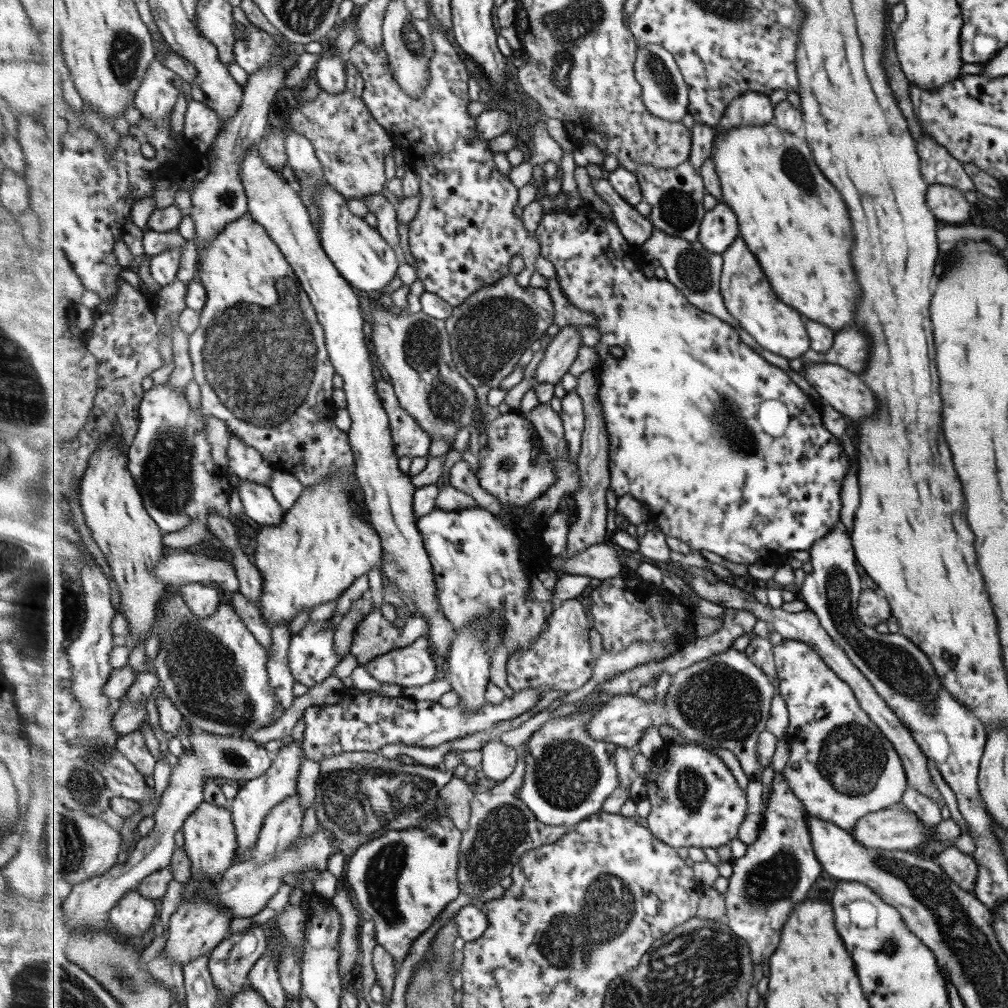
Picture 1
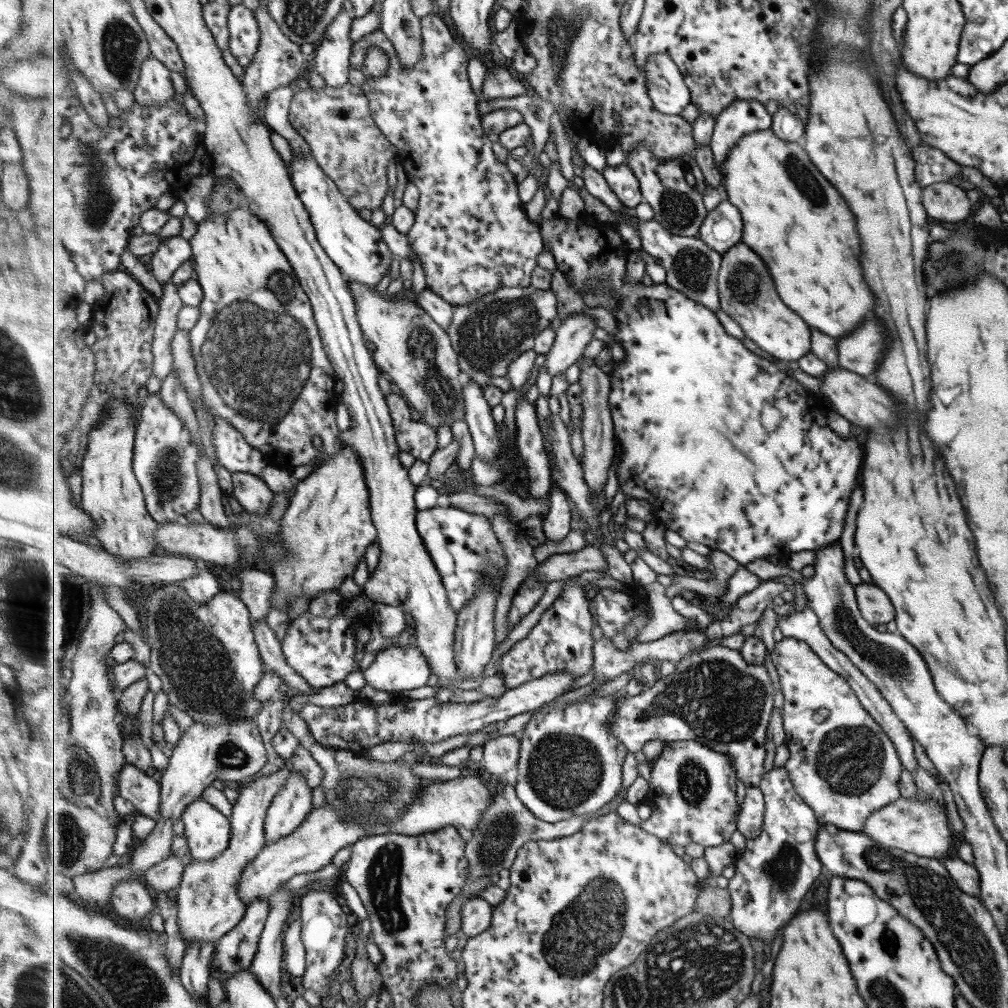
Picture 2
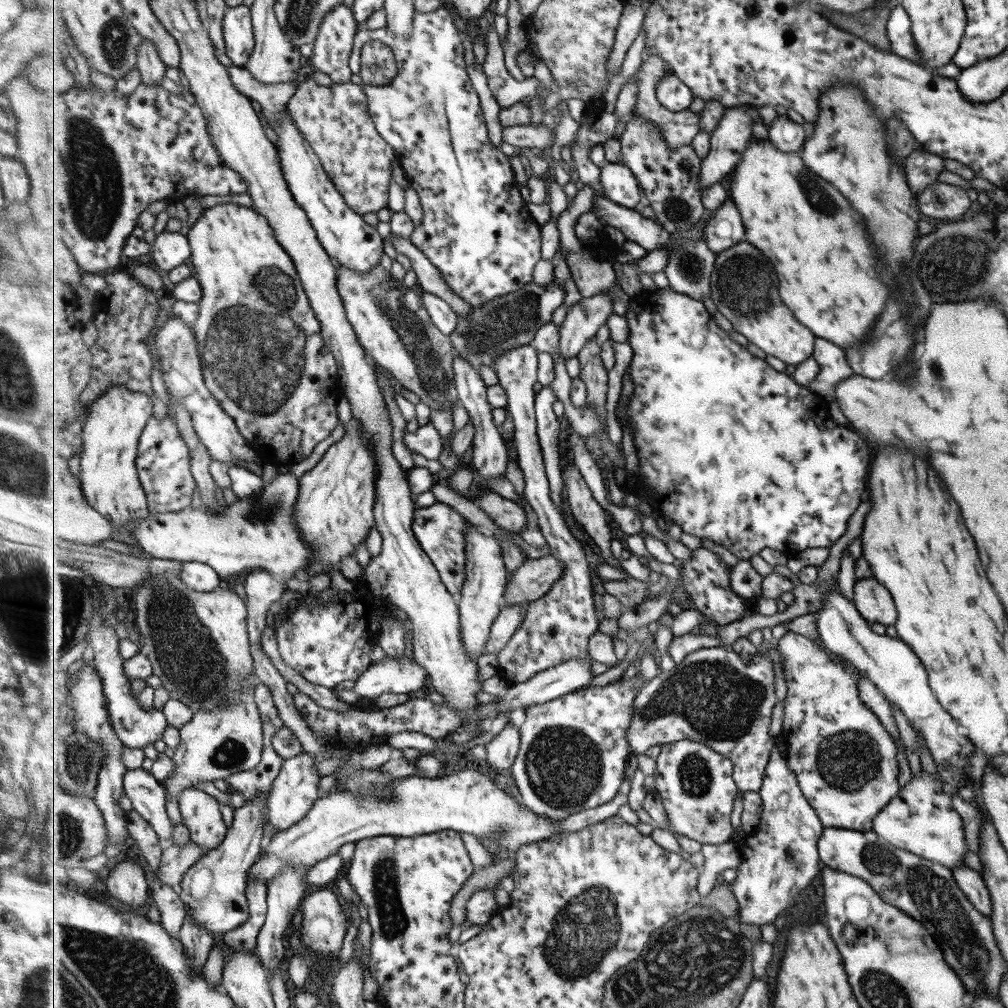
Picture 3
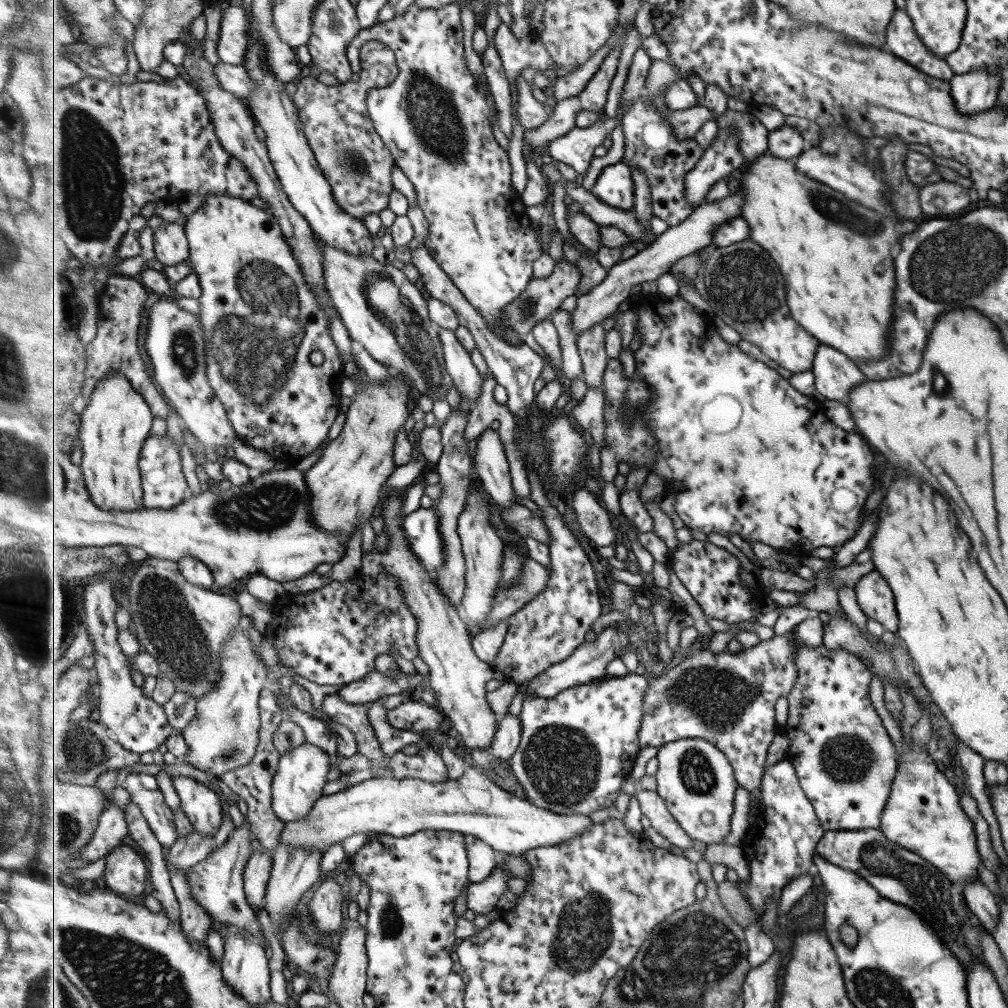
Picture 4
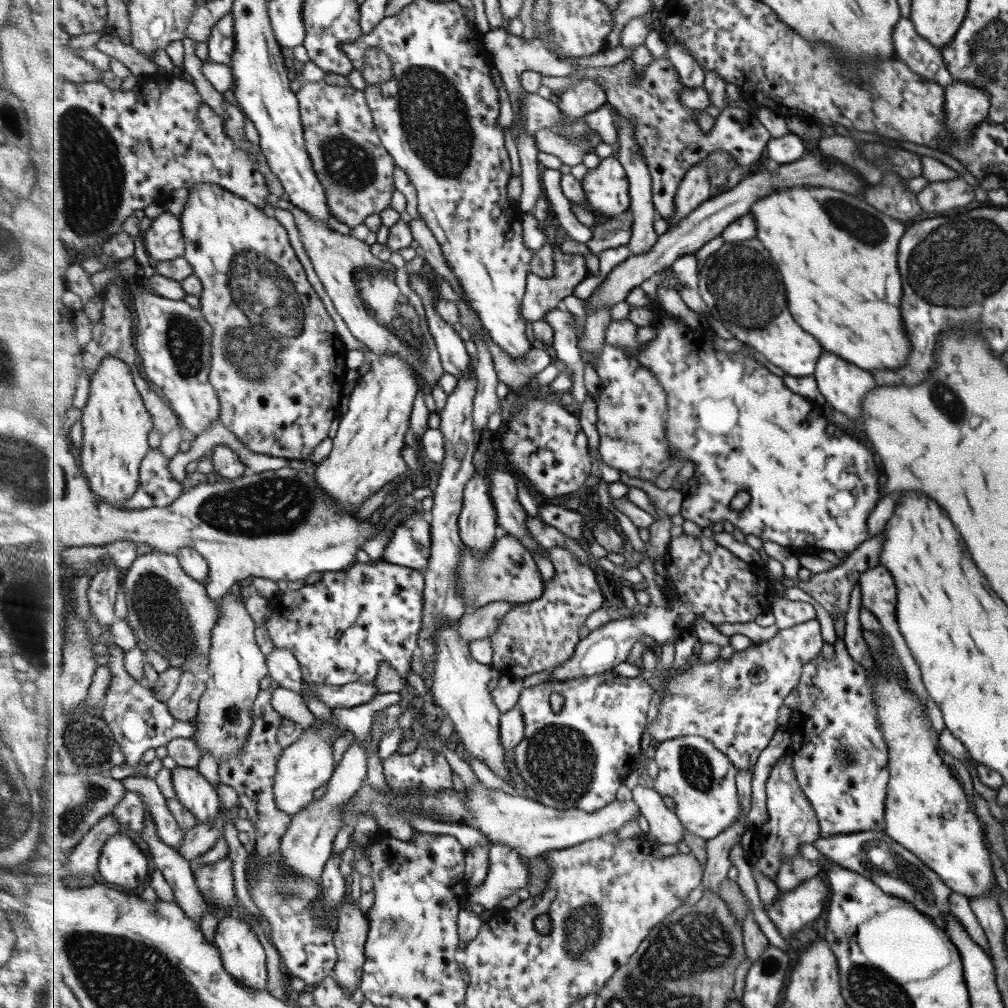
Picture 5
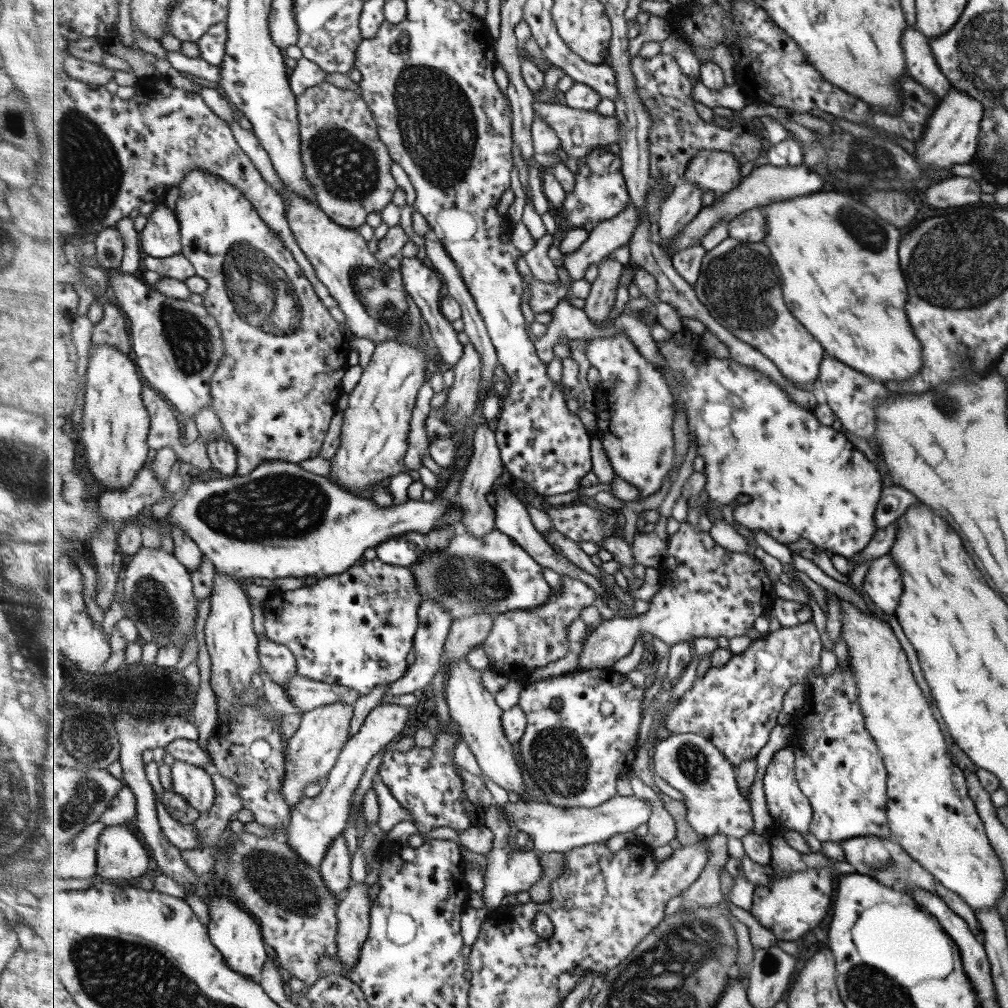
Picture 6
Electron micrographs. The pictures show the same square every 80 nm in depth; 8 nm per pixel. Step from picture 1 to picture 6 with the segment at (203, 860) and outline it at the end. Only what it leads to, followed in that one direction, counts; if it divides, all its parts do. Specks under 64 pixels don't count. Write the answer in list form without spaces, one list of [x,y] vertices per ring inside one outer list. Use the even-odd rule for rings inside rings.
[[[174,760],[172,782],[174,792],[195,806],[197,811],[209,812],[213,809],[215,804],[213,778],[202,767]]]

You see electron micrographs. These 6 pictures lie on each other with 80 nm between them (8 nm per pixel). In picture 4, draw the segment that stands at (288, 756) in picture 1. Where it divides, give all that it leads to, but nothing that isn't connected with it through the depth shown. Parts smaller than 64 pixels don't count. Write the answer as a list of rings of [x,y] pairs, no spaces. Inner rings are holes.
[[[245,819],[245,824],[234,829],[222,847],[215,849],[205,860],[188,870],[188,881],[195,901],[203,906],[215,922],[225,922],[229,927],[235,926],[251,932],[255,940],[269,952],[270,948],[263,937],[263,928],[257,921],[245,892],[244,874],[254,853],[251,851],[251,838],[255,838],[251,822]]]

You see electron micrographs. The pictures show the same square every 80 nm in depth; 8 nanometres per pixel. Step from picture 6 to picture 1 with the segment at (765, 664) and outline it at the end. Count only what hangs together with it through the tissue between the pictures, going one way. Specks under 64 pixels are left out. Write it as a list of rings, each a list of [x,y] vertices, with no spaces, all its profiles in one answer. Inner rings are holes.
[[[731,647],[727,652],[716,654],[701,662],[695,662],[673,675],[664,701],[657,697],[647,702],[633,694],[613,697],[611,701],[602,706],[602,709],[596,715],[591,717],[591,720],[586,724],[586,731],[588,736],[595,740],[604,740],[631,748],[635,744],[639,744],[643,732],[649,726],[661,728],[661,724],[666,723],[677,729],[686,740],[704,742],[713,747],[713,750],[725,749],[731,751],[740,762],[748,780],[752,777],[761,778],[763,770],[761,770],[761,761],[759,761],[759,735],[766,729],[776,694],[775,686],[771,684],[769,676],[762,667],[757,666],[745,651],[741,652]]]

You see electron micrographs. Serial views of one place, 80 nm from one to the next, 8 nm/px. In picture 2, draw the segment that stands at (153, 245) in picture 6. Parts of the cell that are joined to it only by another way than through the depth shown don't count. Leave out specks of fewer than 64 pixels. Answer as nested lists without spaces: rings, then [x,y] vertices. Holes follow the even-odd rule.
[[[179,234],[164,238],[159,250],[152,254],[151,272],[159,283],[169,283],[183,263],[193,258],[193,253],[190,239],[186,240]]]

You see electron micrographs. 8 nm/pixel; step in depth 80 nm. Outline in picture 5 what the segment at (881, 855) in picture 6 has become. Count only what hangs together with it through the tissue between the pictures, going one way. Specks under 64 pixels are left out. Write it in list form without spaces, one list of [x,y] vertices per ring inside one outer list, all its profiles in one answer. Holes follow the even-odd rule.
[[[867,830],[867,832],[857,834],[819,837],[818,840],[812,841],[812,845],[815,850],[832,860],[836,865],[871,879],[877,889],[880,889],[884,894],[909,903],[915,910],[928,916],[935,926],[943,928],[942,914],[948,914],[952,916],[953,920],[958,921],[958,918],[951,913],[949,904],[947,904],[951,890],[943,884],[939,875],[935,874],[935,871],[932,871],[927,865],[924,865],[912,852],[887,837],[884,832]]]

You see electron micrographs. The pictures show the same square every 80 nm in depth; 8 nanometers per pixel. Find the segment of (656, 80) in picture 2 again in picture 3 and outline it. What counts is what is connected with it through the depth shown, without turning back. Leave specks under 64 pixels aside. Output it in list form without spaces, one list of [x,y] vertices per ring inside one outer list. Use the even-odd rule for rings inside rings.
[[[676,74],[665,76],[658,82],[658,99],[665,108],[681,112],[695,100],[694,91],[678,78]]]

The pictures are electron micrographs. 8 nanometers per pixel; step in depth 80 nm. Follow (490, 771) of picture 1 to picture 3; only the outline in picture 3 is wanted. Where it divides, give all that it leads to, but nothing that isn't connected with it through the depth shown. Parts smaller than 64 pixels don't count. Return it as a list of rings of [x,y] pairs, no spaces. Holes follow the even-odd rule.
[[[505,725],[498,735],[485,744],[487,757],[484,766],[495,769],[511,769],[521,746],[521,733],[515,725]]]

